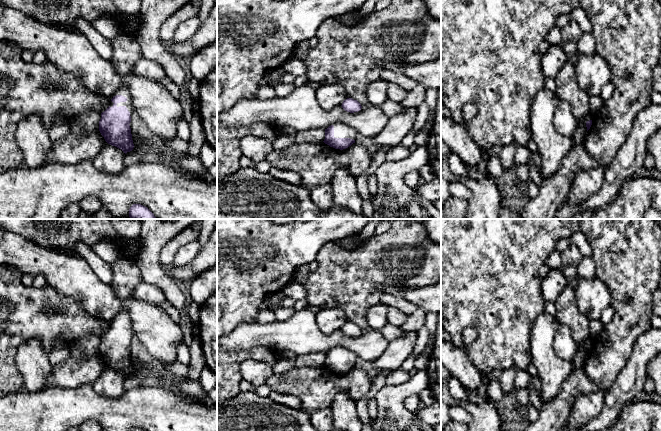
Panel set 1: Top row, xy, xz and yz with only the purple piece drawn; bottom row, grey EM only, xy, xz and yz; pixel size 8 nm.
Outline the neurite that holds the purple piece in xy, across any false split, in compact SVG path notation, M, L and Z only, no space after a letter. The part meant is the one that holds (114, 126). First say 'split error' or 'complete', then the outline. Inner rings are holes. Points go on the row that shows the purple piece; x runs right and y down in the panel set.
split error; M122 85L115 93L110 101L109 107L101 113L101 119L99 121L99 131L104 137L105 141L121 149L125 154L130 152L134 148L130 122L131 117L134 113L134 108L132 105L132 98L129 89L126 85Z

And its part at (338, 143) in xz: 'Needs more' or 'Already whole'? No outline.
Needs more

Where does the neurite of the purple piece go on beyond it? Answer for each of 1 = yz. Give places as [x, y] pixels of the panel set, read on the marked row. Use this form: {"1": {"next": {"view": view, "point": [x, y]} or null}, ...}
{"1": {"next": null}}

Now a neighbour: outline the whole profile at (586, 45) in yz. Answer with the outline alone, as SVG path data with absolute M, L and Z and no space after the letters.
M583 33L581 39L576 44L579 55L596 54L596 46L592 33Z

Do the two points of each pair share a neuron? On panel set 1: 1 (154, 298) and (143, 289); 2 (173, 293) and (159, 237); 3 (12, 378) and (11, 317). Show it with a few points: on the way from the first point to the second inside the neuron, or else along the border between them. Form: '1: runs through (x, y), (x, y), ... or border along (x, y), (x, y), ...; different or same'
1: runs through (151, 295), (146, 292); same
2: runs through (161, 279), (153, 271), (153, 251); same
3: runs through (10, 363), (11, 332); same

